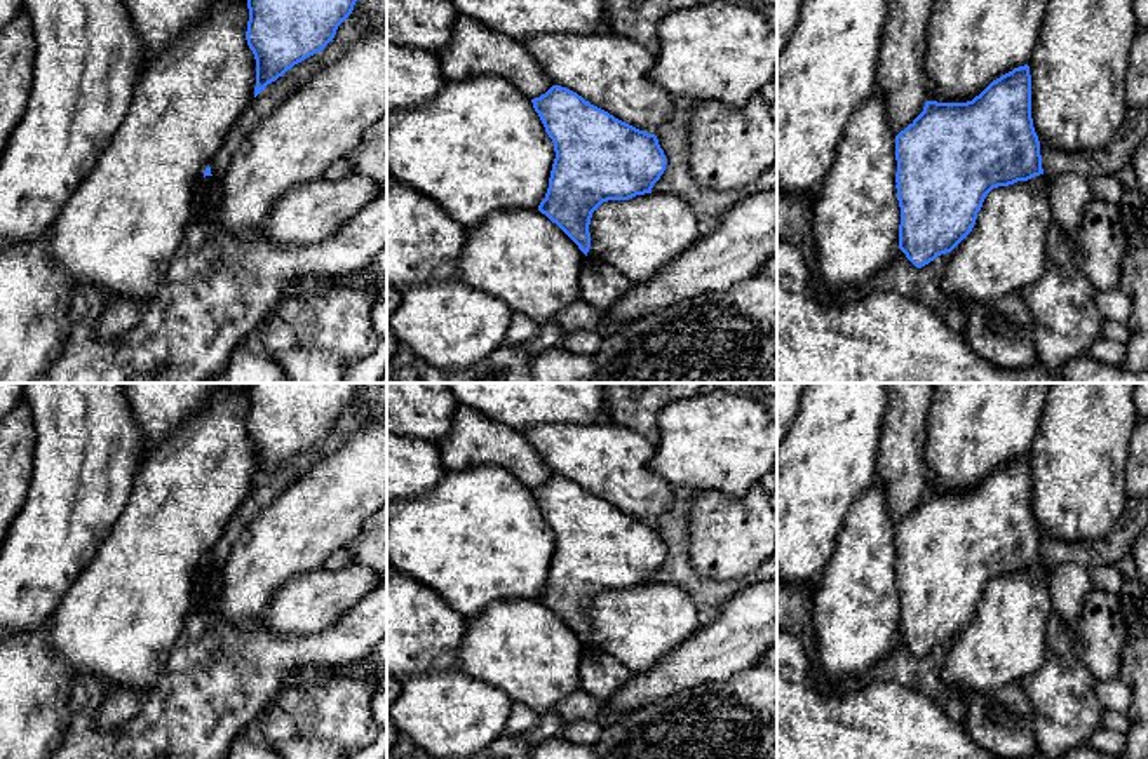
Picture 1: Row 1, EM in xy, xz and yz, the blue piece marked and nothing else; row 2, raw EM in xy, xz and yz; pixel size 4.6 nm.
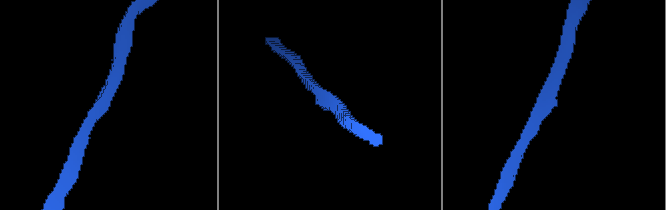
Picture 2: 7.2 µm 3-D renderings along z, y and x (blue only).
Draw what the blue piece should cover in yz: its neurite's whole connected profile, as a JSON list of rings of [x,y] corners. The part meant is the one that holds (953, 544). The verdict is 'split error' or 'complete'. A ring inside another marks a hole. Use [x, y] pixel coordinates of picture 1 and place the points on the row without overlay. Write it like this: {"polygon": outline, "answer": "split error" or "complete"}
{"polygon": [[[1030,456],[1014,458],[993,470],[972,491],[927,491],[923,501],[895,526],[895,550],[899,639],[922,658],[951,642],[972,621],[993,578],[1043,564],[1040,531],[1031,508]]], "answer": "complete"}

